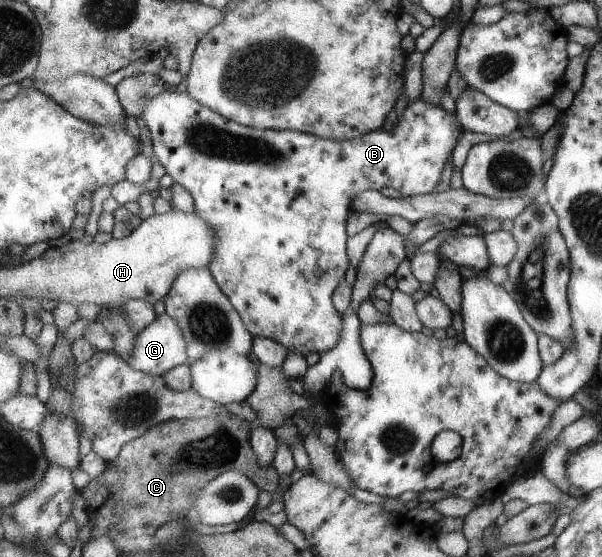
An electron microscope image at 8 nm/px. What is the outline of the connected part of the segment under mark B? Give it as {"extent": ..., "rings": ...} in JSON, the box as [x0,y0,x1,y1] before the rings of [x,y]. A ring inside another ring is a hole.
{"extent":[139,87,463,357],"rings":[[[164,87],[155,97],[152,97],[139,115],[149,131],[153,160],[162,165],[165,173],[171,177],[173,183],[184,186],[190,194],[194,211],[212,230],[212,260],[209,260],[208,270],[216,280],[217,285],[232,302],[241,321],[247,326],[253,336],[261,336],[280,343],[285,349],[305,357],[307,353],[315,351],[321,355],[335,348],[340,341],[341,313],[332,304],[331,291],[335,291],[340,283],[345,269],[347,269],[347,256],[345,253],[345,215],[349,211],[349,201],[365,191],[378,191],[382,187],[391,187],[404,196],[428,194],[439,184],[446,162],[451,159],[451,151],[457,143],[457,137],[463,130],[456,116],[446,111],[440,104],[430,104],[428,99],[417,96],[409,100],[403,112],[397,116],[397,121],[388,129],[383,127],[364,133],[350,140],[333,141],[331,138],[313,137],[300,131],[271,131],[271,129],[257,129],[242,126],[221,114],[202,106],[185,92],[177,92],[175,88]]]}

